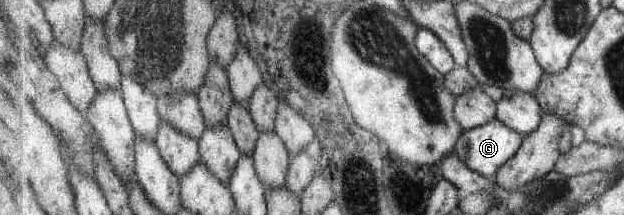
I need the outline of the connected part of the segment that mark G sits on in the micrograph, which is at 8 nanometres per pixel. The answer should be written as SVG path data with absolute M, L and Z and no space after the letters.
M498 117L465 131L455 152L472 170L494 176L522 148L525 137Z

